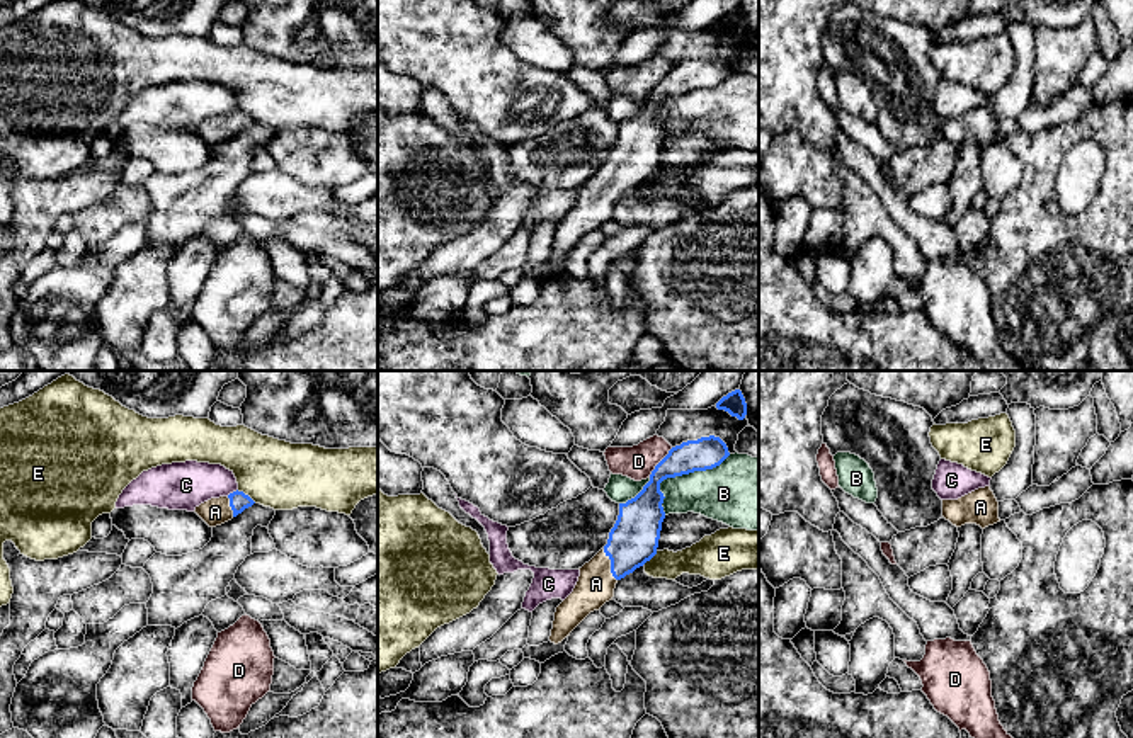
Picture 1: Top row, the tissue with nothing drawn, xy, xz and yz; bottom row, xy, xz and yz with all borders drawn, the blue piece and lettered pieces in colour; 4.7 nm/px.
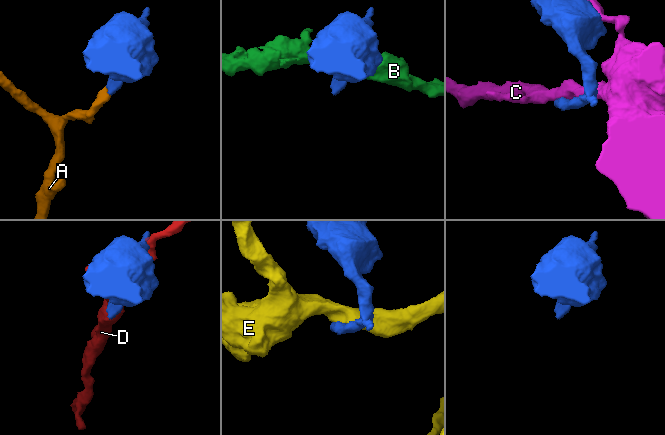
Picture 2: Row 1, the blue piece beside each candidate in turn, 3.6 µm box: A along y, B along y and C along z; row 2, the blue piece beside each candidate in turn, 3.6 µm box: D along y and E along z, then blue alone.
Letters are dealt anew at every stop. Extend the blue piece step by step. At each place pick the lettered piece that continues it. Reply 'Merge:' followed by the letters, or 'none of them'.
Merge: A

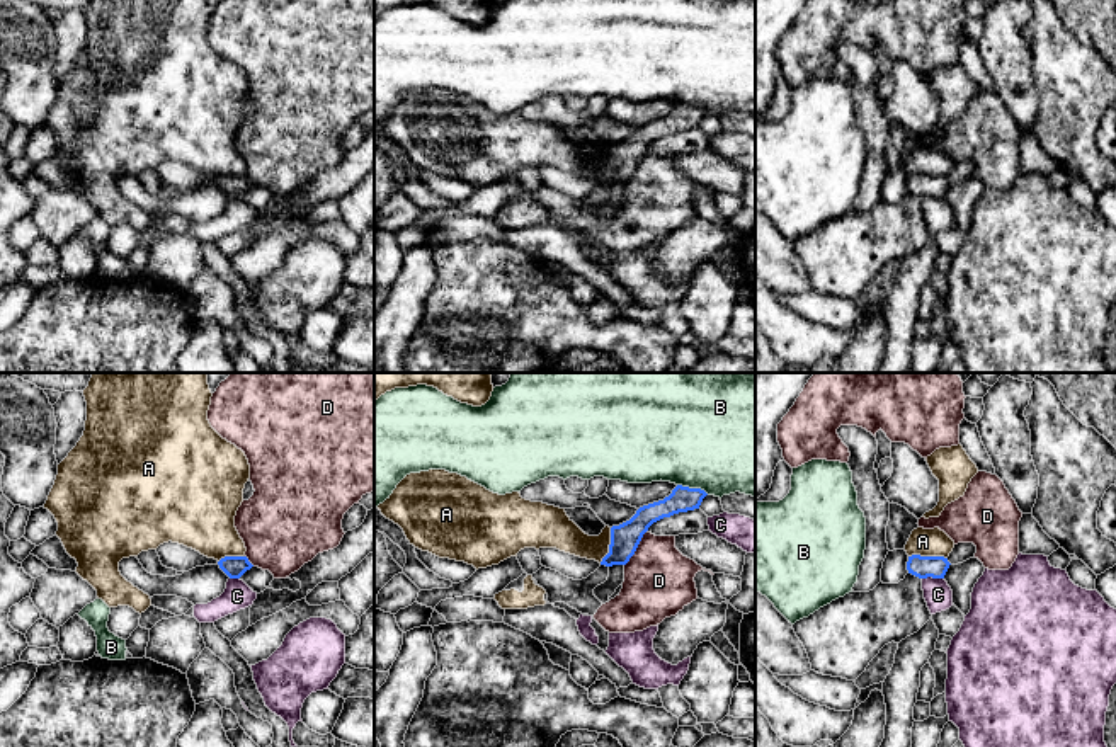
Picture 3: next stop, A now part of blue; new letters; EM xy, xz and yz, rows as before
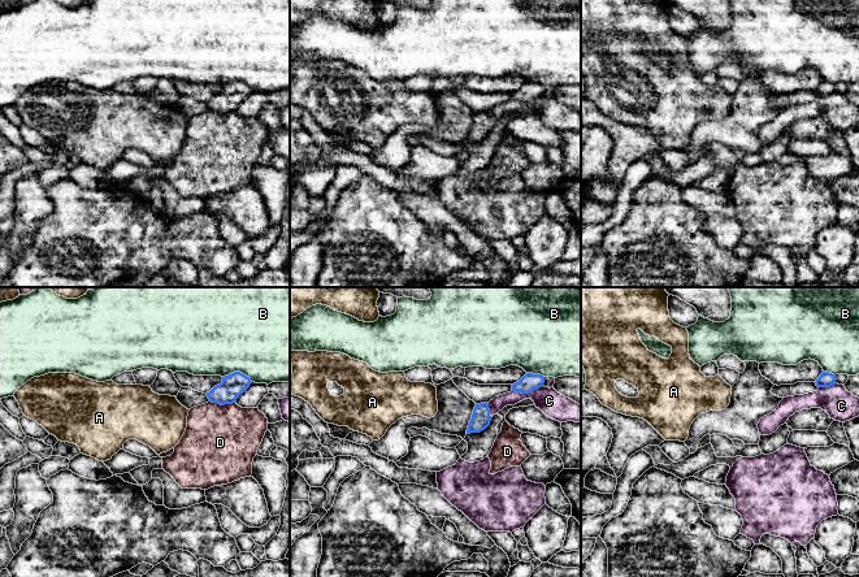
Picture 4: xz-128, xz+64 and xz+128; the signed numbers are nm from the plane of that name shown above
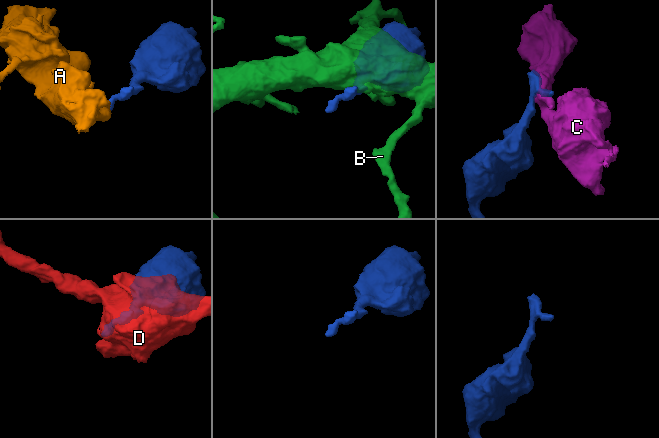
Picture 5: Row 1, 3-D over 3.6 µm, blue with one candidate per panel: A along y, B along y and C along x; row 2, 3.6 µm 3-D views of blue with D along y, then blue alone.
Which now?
Merge: none of them

